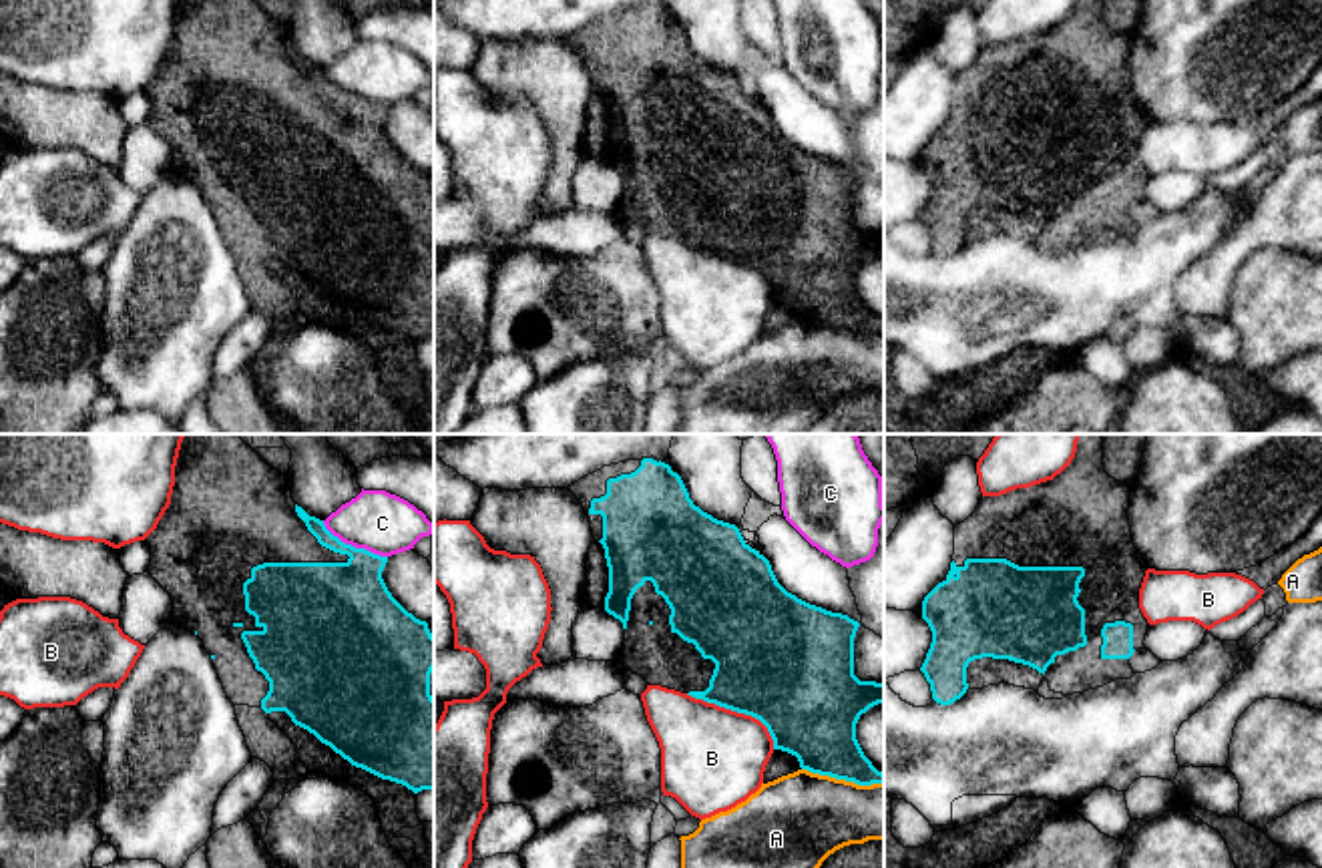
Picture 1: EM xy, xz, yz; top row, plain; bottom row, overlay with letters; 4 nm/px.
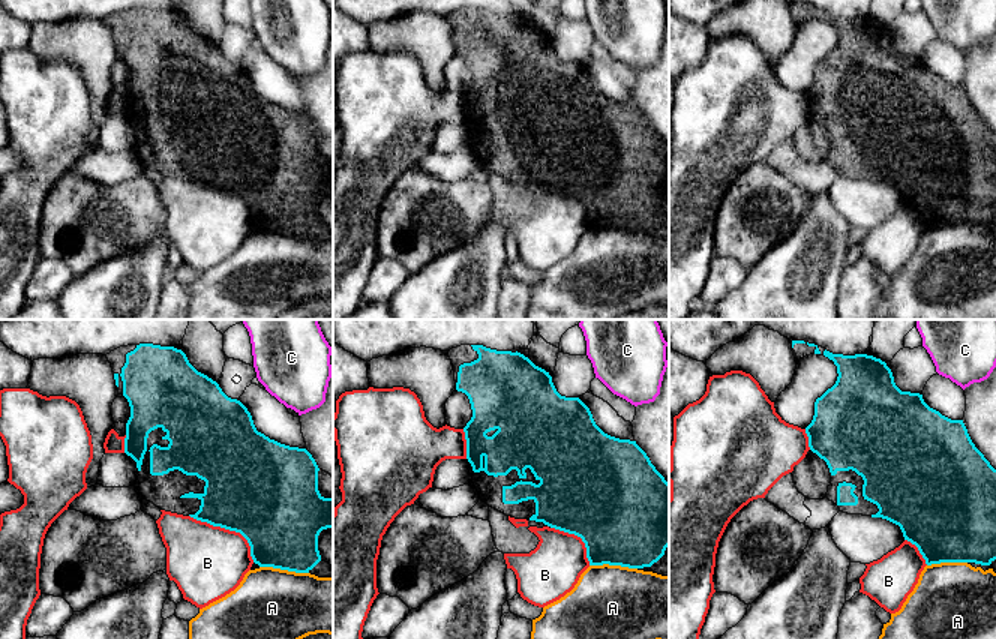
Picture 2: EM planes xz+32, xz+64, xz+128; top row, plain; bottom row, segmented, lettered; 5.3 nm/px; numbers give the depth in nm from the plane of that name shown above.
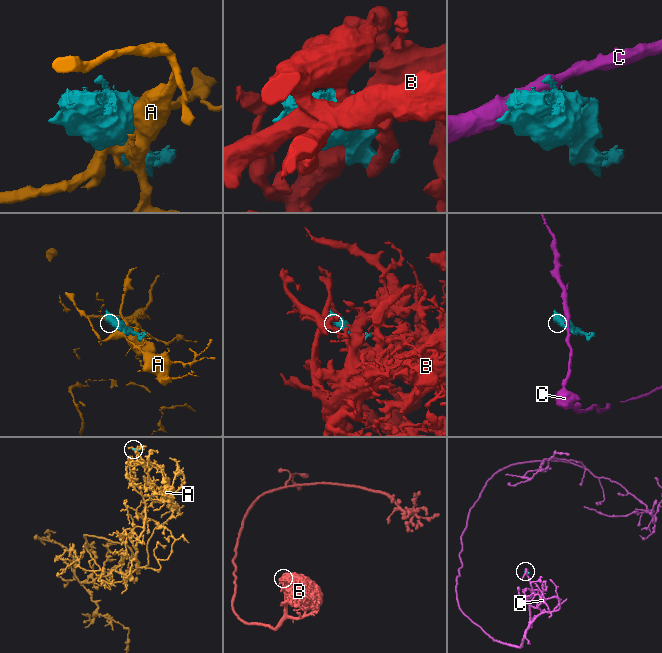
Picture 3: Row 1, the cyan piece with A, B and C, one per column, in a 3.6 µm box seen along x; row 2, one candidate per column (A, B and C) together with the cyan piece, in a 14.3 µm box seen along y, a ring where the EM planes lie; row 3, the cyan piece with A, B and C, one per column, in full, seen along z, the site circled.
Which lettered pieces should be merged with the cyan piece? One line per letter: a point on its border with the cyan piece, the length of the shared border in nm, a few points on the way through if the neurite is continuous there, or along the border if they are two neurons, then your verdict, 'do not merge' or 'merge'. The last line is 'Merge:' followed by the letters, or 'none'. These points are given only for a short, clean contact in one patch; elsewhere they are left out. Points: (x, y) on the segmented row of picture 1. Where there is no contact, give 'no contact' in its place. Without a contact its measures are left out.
A: xz (842, 778) | 340 nm | do not merge
B: xz (736, 710) | 420 nm | do not merge
C: xy (354, 547) | 300 nm | along xy (322, 521), (342, 541), (386, 557) | do not merge
Merge: none

